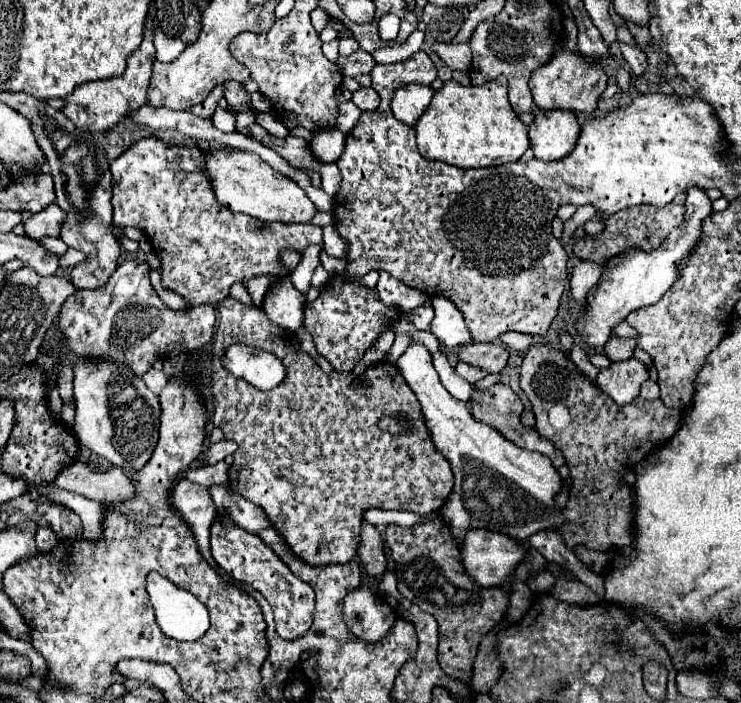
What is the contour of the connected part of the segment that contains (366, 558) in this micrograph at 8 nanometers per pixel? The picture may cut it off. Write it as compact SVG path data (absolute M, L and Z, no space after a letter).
M362 522L360 532L360 546L358 546L358 560L370 576L382 576L386 570L386 556L384 556L384 542L376 526Z

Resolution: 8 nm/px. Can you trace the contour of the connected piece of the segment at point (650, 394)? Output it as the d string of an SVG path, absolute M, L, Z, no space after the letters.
M646 380L646 382L642 384L640 396L642 396L642 398L646 398L646 400L656 400L656 398L660 396L660 388L658 388L658 384L656 384L656 382L652 382L652 380Z

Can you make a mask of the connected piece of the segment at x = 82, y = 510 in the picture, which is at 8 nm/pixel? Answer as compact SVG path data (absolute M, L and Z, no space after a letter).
M40 486L38 488L40 494L48 496L52 502L56 504L62 504L62 506L68 506L70 510L74 510L82 524L84 524L84 538L88 542L98 542L102 538L102 518L104 518L104 506L100 502L94 502L94 500L88 500L88 498L82 498L74 492L68 492L68 490L58 490L58 488L50 488L50 486Z

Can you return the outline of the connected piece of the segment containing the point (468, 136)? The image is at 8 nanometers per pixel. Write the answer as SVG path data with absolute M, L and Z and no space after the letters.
M496 78L482 86L444 82L416 122L416 142L424 158L440 160L458 168L490 168L518 160L528 148L528 128L510 110L508 82Z

